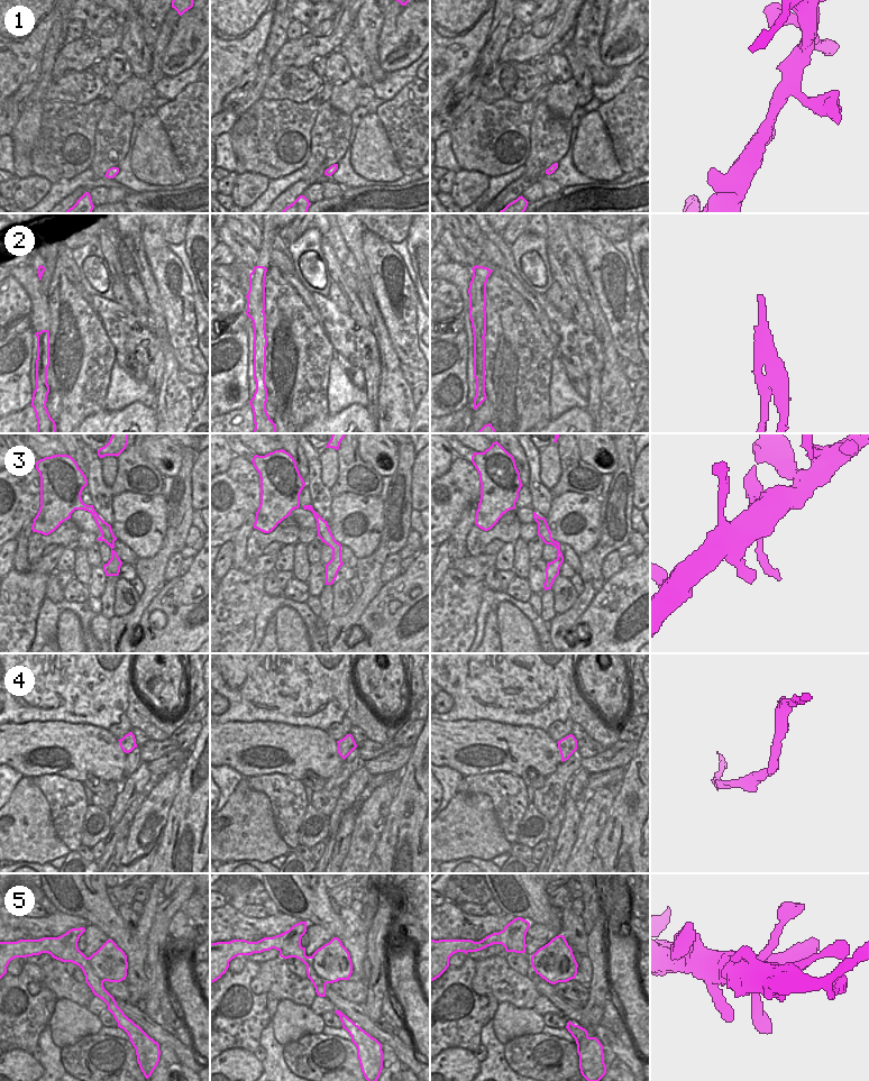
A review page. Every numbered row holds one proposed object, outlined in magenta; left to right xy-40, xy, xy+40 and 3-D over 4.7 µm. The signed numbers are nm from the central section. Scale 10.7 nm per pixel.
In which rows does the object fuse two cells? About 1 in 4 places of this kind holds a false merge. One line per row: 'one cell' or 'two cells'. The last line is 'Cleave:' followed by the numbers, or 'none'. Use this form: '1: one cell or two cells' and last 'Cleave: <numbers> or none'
1: one cell
2: two cells
3: one cell
4: one cell
5: one cell
Cleave: 2

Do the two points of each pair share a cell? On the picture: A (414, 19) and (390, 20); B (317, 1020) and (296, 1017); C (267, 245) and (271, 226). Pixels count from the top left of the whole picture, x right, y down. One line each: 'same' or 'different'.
A: different
B: same
C: same

